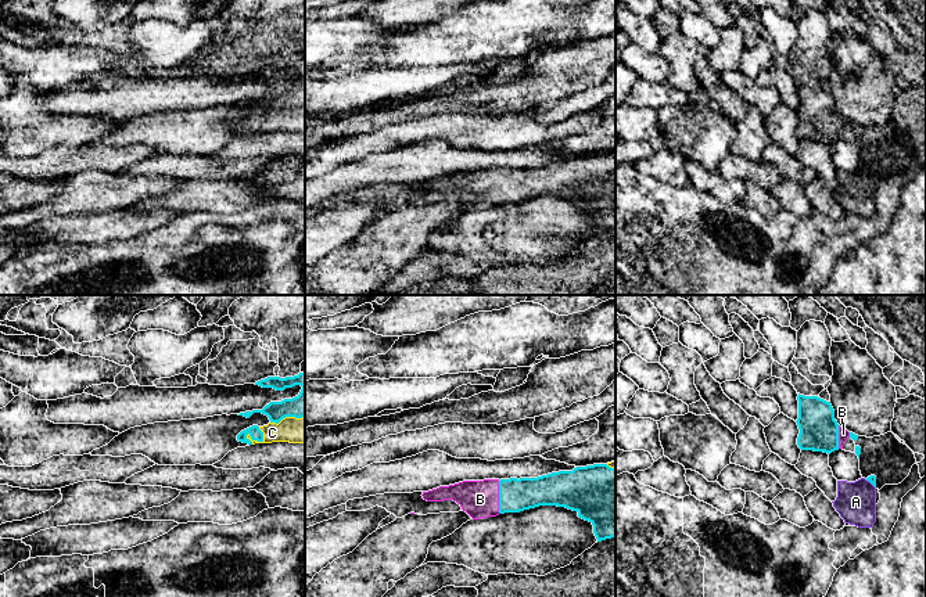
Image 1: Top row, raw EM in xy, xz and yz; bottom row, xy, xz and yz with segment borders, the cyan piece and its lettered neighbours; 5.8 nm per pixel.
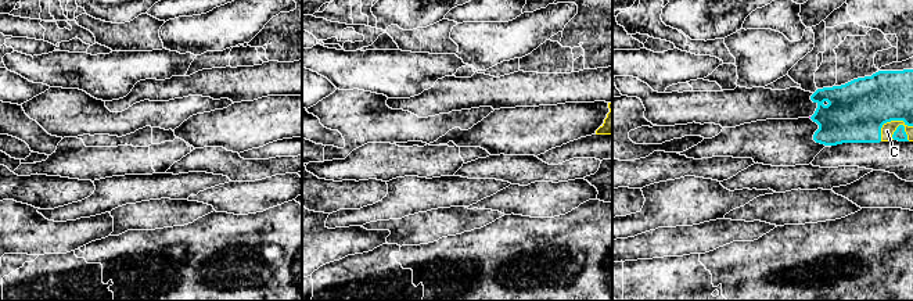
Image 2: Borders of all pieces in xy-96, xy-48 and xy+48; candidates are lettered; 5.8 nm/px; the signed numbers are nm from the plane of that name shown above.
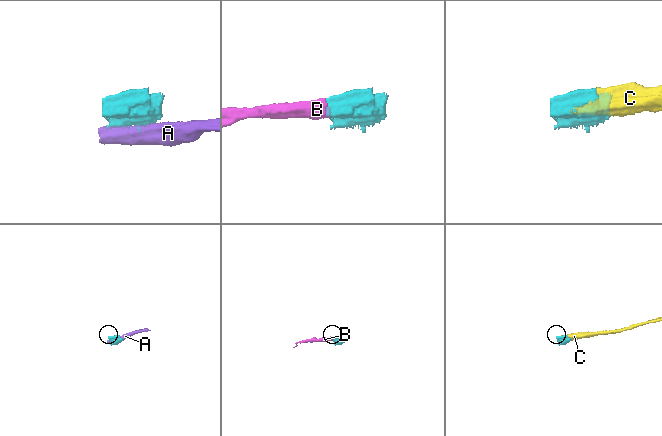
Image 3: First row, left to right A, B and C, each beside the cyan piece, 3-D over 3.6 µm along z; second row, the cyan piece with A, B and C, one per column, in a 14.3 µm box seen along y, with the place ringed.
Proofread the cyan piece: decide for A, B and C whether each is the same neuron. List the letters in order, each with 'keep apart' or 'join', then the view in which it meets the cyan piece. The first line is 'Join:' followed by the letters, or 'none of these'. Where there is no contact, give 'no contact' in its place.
Join: B, C
A: keep apart; contact in yz
B: join; contact in xz
C: join; contact in xy

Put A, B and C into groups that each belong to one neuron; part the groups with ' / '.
A / B C

